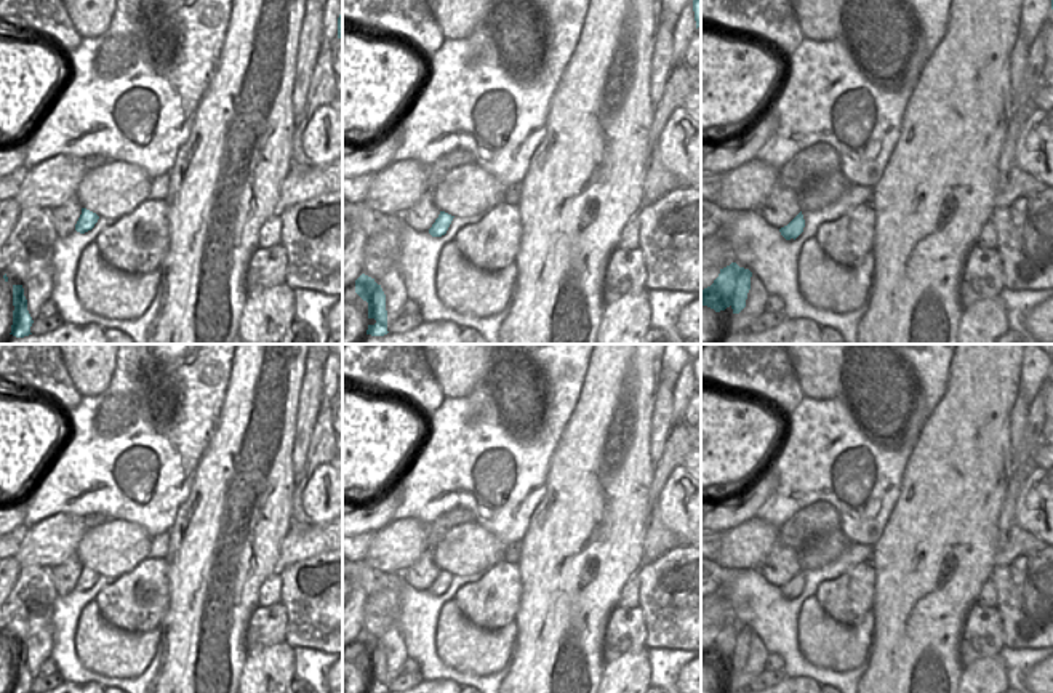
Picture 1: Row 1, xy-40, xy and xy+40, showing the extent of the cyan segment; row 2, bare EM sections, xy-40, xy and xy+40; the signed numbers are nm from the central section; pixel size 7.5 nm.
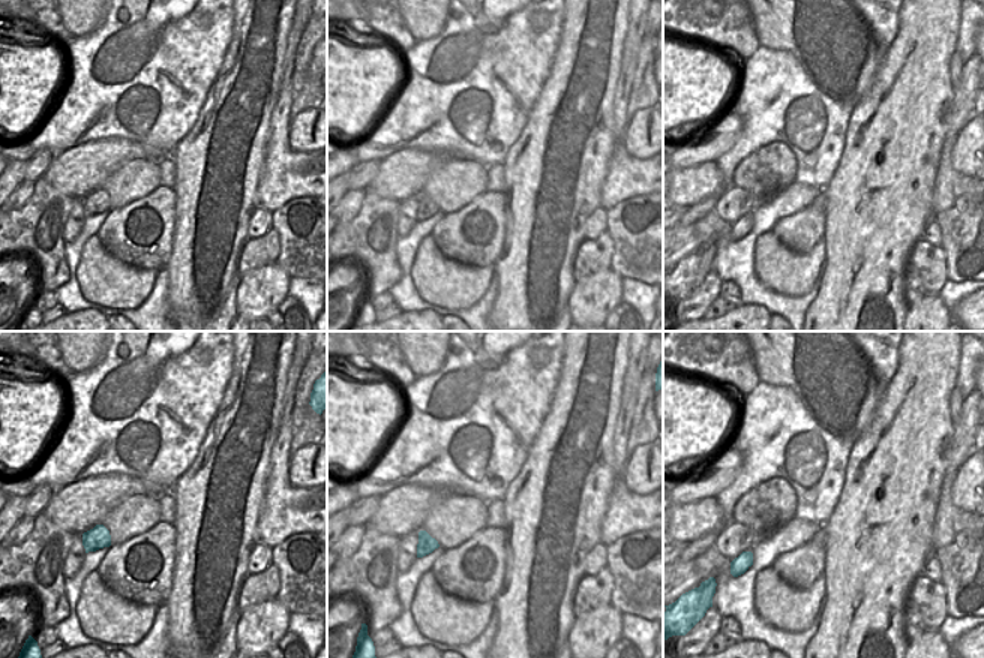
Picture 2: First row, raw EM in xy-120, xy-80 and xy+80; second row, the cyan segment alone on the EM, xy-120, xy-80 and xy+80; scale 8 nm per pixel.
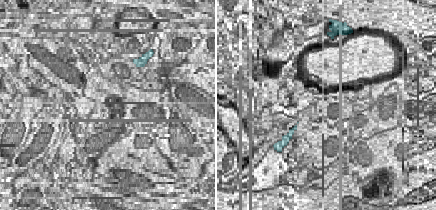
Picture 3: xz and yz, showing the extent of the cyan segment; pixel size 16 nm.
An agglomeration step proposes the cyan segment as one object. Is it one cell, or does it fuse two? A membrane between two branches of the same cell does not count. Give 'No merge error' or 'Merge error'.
Merge error

